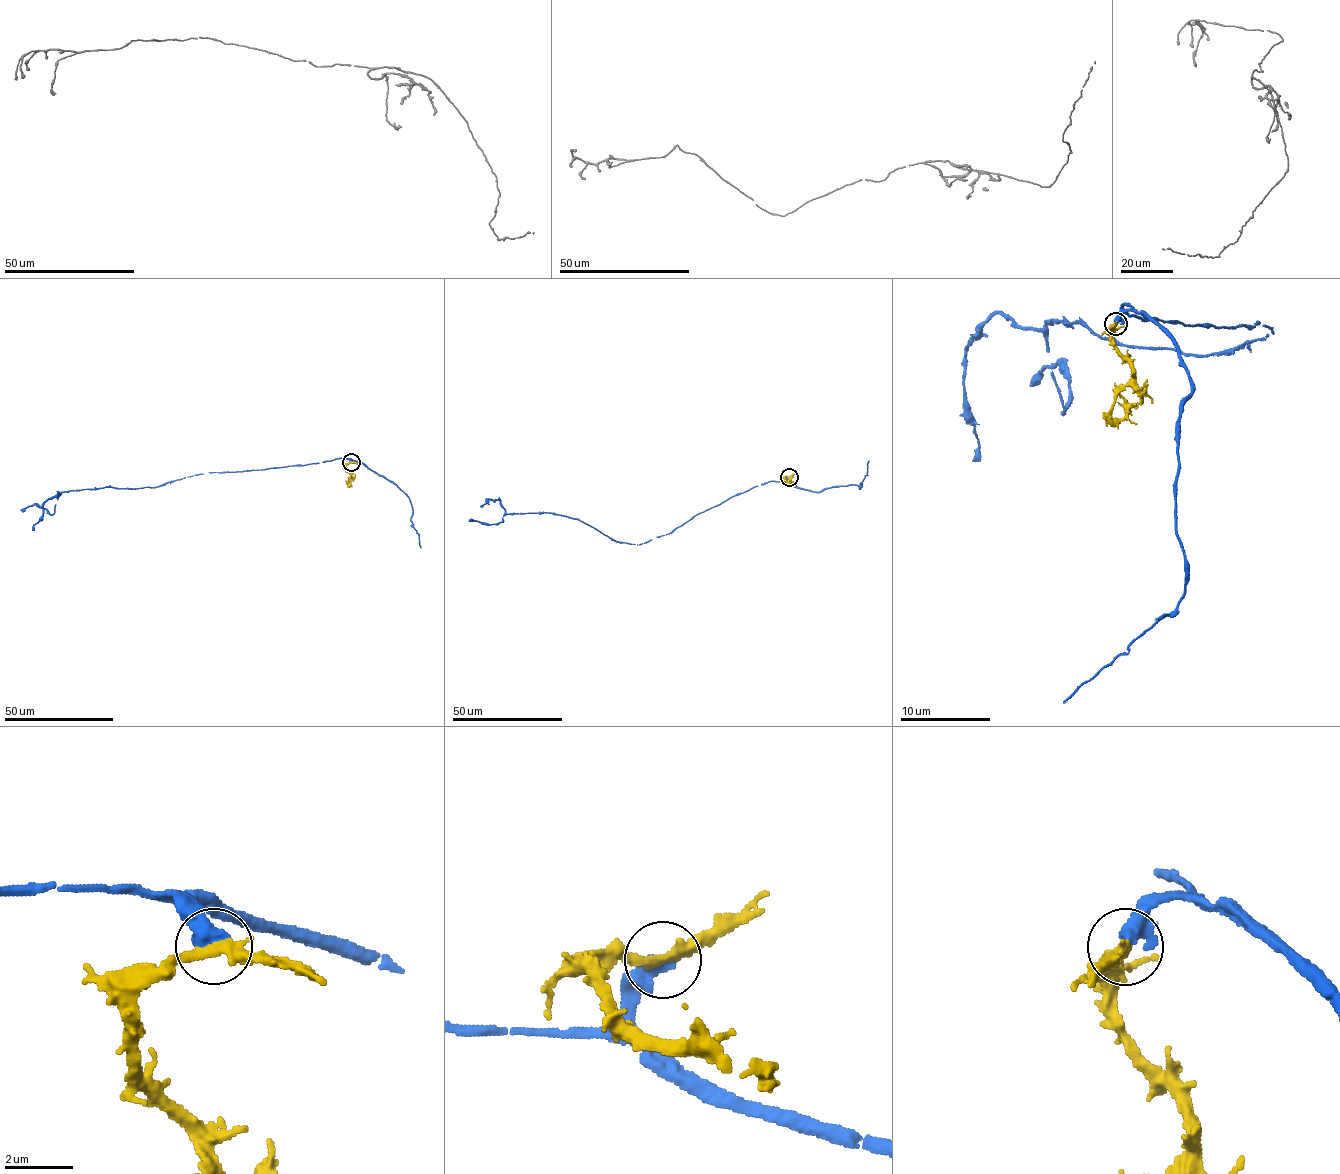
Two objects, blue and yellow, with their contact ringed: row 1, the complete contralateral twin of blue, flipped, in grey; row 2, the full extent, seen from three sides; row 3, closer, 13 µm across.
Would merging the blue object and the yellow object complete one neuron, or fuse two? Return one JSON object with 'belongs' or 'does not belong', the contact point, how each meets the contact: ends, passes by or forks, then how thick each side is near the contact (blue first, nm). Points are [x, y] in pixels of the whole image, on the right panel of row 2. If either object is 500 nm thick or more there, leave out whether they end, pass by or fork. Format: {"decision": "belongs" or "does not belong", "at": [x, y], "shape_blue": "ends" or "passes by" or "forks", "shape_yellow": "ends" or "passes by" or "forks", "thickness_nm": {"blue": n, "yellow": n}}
{"decision": "belongs", "at": [1115, 323], "shape_blue": "passes by", "shape_yellow": "passes by", "thickness_nm": {"blue": 360, "yellow": 320}}

